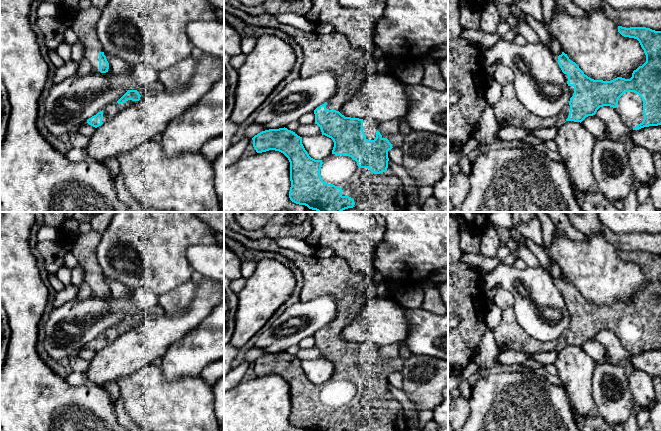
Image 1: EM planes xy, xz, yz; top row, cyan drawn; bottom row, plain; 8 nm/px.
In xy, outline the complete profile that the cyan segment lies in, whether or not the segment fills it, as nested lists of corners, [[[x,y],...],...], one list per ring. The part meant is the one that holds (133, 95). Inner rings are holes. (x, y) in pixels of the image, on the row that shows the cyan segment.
[[[137,90],[127,91],[116,103],[107,105],[102,111],[87,120],[87,123],[95,128],[112,119],[116,114],[129,106],[137,103],[141,95]]]

